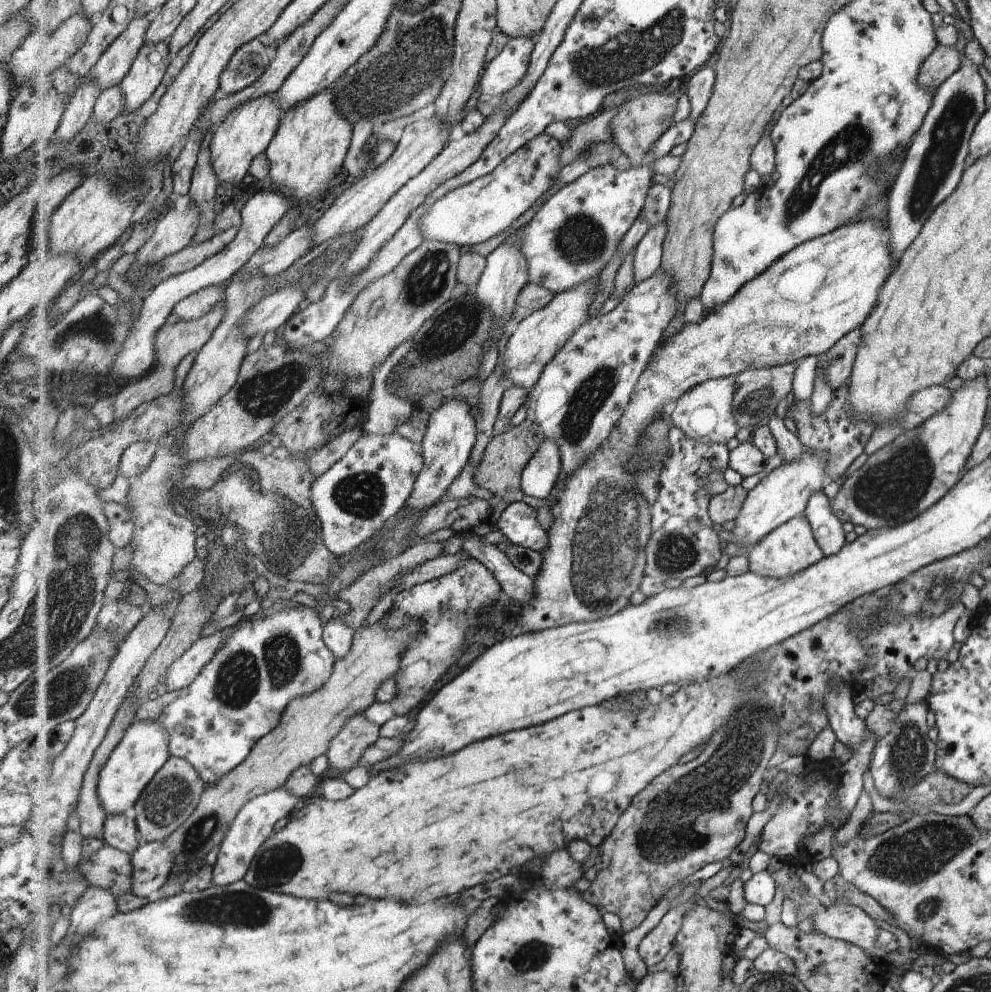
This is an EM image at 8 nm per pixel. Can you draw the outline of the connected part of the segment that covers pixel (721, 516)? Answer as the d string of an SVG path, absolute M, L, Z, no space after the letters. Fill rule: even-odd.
M741 483L730 486L725 492L715 495L710 500L710 517L716 526L725 524L727 520L736 520L740 515L743 502L749 492Z

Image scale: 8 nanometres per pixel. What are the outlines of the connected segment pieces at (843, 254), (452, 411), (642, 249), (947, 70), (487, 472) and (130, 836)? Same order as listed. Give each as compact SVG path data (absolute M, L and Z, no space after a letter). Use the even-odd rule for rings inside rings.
M869 219L867 221L857 221L843 227L835 229L832 233L814 238L813 240L800 244L796 249L788 252L784 257L781 257L777 262L774 262L763 274L756 276L752 281L747 282L745 286L741 287L741 290L733 296L728 303L717 306L716 309L707 310L706 317L700 323L686 323L684 329L680 333L675 334L668 340L664 340L656 350L654 357L648 364L648 368L641 375L641 378L636 386L636 392L633 393L632 401L628 406L628 409L624 412L624 416L621 417L619 424L613 429L612 436L607 440L605 449L597 451L589 460L581 467L573 476L565 478L565 480L559 480L553 492L550 494L548 503L550 503L550 512L554 517L554 523L552 527L547 530L549 535L550 547L547 547L542 553L541 570L535 578L535 594L534 599L531 599L525 606L523 606L520 615L517 617L522 623L524 630L527 633L542 631L548 628L558 627L566 625L572 621L595 621L608 617L609 615L617 614L622 611L630 603L631 596L641 590L641 584L644 580L644 570L647 567L648 556L646 549L649 546L651 534L651 512L648 500L643 496L637 496L637 490L635 490L635 480L630 479L629 472L627 471L627 464L629 458L633 453L633 449L636 448L636 444L639 442L640 436L643 435L647 427L658 417L662 416L663 408L671 402L678 402L678 400L687 394L690 390L693 390L696 386L703 384L711 379L720 379L728 376L738 376L742 372L749 369L768 369L769 367L776 367L786 365L789 363L800 362L808 356L824 355L831 350L837 342L839 342L844 336L852 333L855 329L861 328L869 315L876 308L880 292L881 285L887 280L889 273L893 269L893 260L891 258L890 250L887 246L888 230L883 226L882 222L877 219Z
M451 394L448 395L443 406L430 415L426 433L421 442L424 450L424 469L417 479L407 504L415 511L424 513L439 501L444 500L444 494L453 484L453 479L457 478L467 466L471 458L471 450L477 442L478 431L478 422L471 414L471 407L462 398Z
M667 219L651 227L638 244L634 257L635 282L640 283L662 269L664 244L668 235Z
M937 45L927 60L921 64L916 74L917 82L929 91L935 90L951 74L955 73L961 62L962 50Z
M526 416L523 421L509 431L494 436L485 449L483 462L475 471L473 477L475 482L480 487L489 487L496 498L502 499L508 505L523 500L522 474L546 439L546 434L537 426L533 418Z
M125 813L106 815L103 839L107 844L132 854L142 844L138 836L139 827L134 816Z

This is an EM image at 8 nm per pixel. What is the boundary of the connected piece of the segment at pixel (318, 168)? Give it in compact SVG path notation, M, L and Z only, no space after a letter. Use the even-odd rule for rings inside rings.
M331 86L290 108L265 152L271 162L271 182L284 188L284 193L294 200L293 204L306 204L313 198L320 200L319 196L337 176L349 152L354 124L340 113L335 96Z

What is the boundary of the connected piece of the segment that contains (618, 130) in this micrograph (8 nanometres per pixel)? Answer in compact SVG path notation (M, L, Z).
M675 87L666 91L637 95L618 107L617 114L611 122L612 136L614 142L631 160L632 166L639 167L643 164L653 142L658 142L665 131L671 128L681 91L681 88Z

